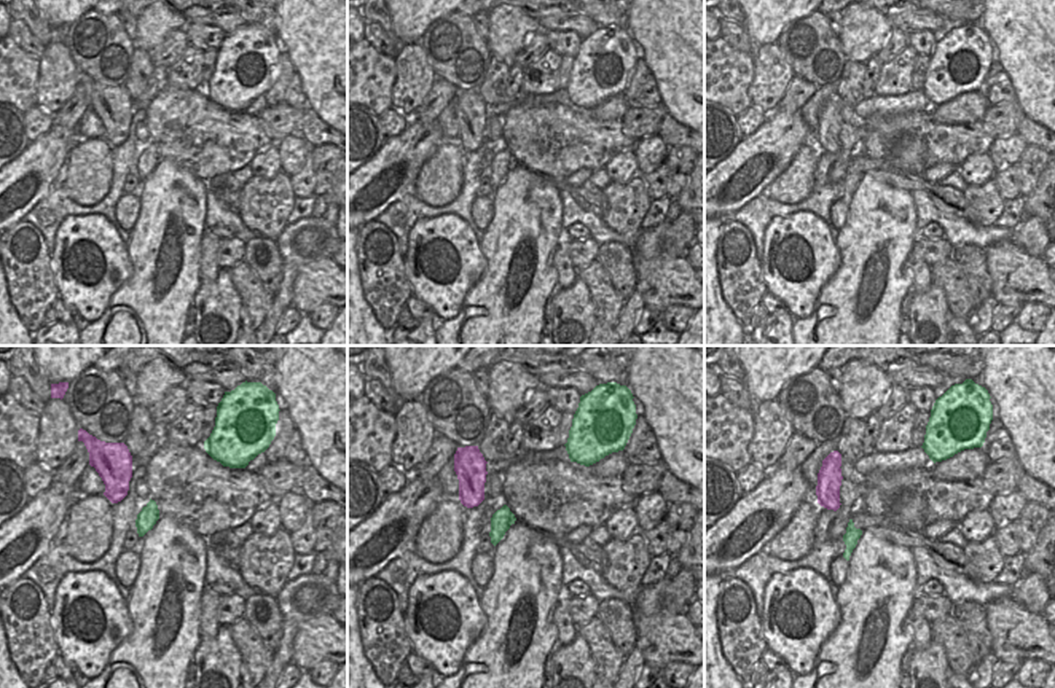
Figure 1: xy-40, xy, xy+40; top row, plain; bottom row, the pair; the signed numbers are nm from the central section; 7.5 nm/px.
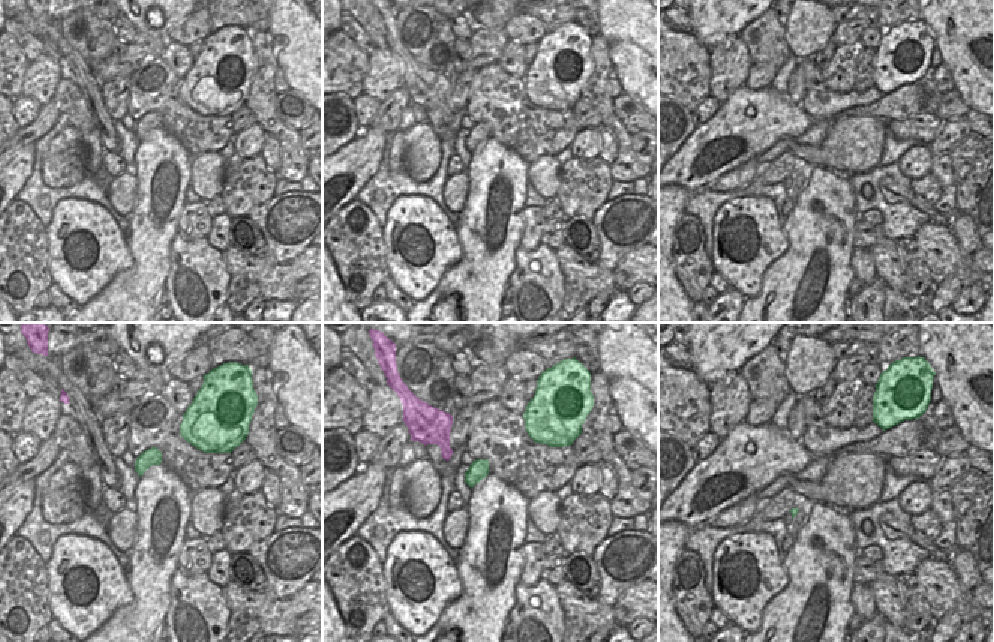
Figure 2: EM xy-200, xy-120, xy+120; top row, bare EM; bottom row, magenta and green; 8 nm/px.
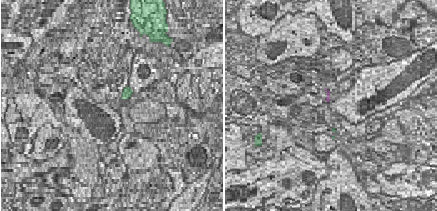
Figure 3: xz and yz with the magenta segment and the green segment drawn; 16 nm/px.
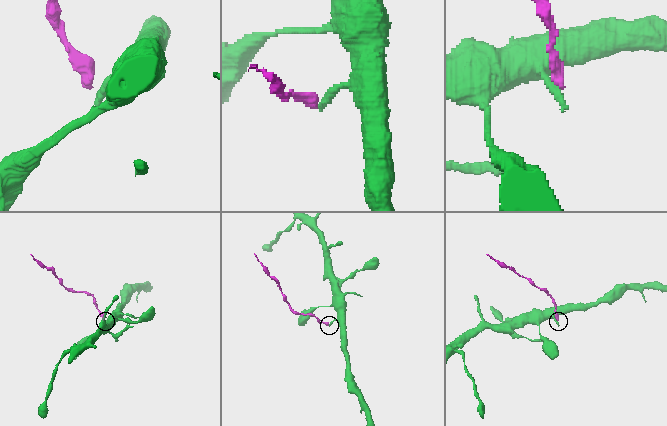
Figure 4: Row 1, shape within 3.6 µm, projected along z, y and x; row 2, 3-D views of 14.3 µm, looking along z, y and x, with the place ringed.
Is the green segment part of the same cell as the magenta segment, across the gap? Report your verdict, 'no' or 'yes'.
no

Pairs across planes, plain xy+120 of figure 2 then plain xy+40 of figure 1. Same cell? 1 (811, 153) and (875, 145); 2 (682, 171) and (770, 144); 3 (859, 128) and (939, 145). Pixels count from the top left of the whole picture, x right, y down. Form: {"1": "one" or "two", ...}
{"1": "two", "2": "one", "3": "two"}

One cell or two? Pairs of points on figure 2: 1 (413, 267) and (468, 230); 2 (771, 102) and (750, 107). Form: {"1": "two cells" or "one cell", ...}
{"1": "two cells", "2": "one cell"}

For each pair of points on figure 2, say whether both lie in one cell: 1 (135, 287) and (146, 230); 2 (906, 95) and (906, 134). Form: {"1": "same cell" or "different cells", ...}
{"1": "same cell", "2": "different cells"}

